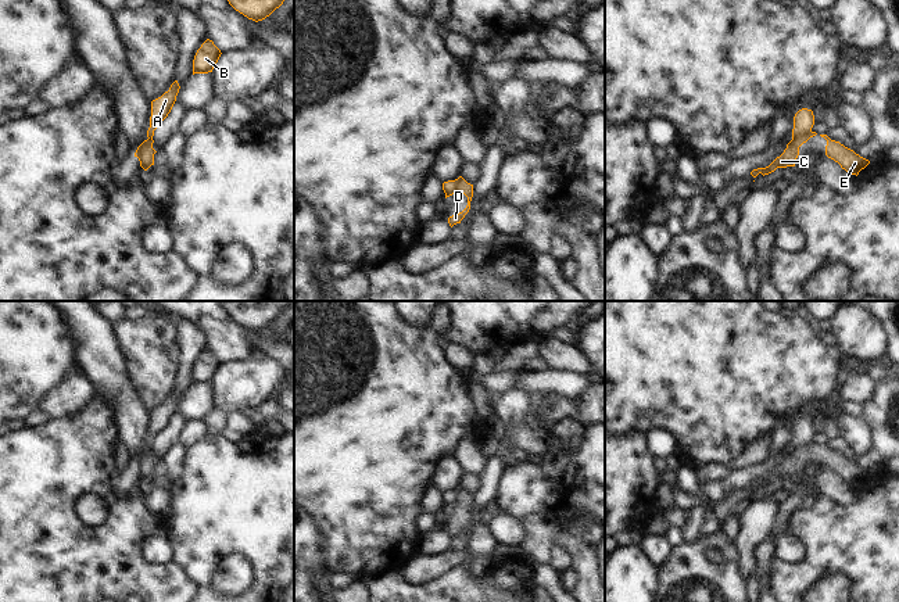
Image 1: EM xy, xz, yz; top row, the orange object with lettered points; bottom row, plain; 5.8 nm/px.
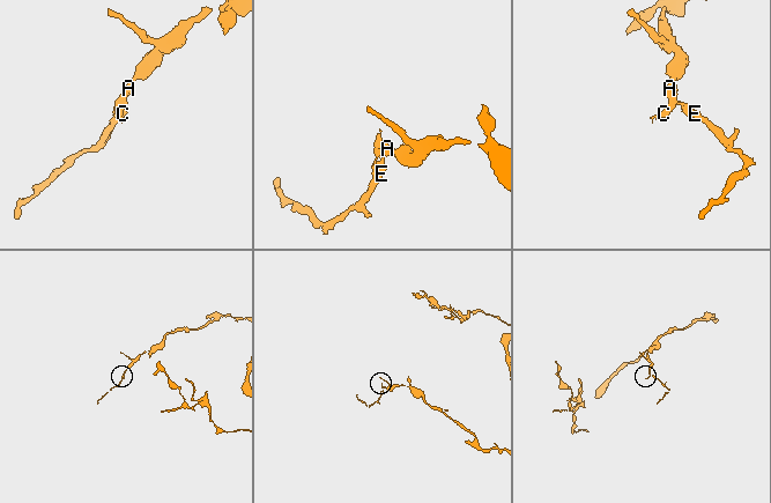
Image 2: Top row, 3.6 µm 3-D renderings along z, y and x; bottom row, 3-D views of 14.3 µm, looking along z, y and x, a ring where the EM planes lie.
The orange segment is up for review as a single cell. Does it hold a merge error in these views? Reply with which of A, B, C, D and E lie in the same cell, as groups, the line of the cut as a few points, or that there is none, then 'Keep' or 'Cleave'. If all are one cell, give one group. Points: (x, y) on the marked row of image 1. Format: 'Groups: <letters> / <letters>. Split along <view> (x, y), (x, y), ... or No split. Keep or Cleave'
Groups: A B / C D E. Split along yz (810, 131), (792, 139). Cleave

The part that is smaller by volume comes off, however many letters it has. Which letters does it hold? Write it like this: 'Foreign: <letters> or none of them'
Foreign: C, D, E

